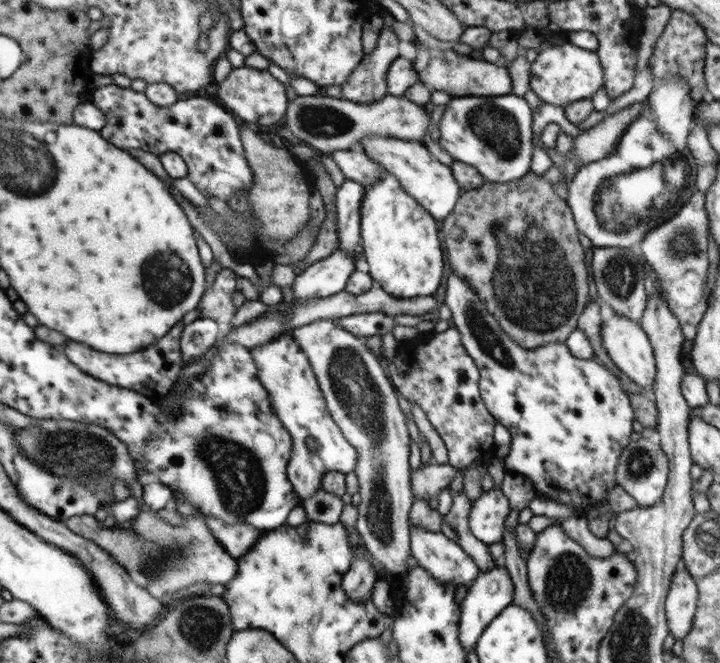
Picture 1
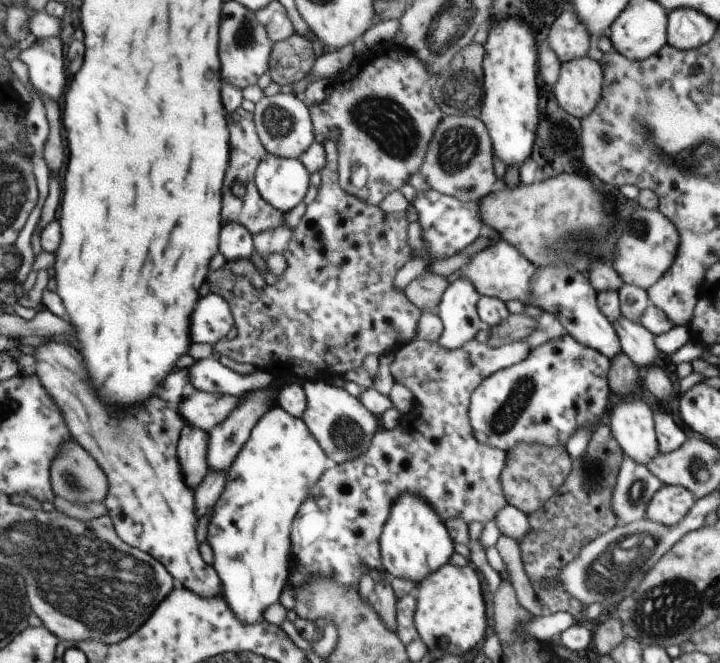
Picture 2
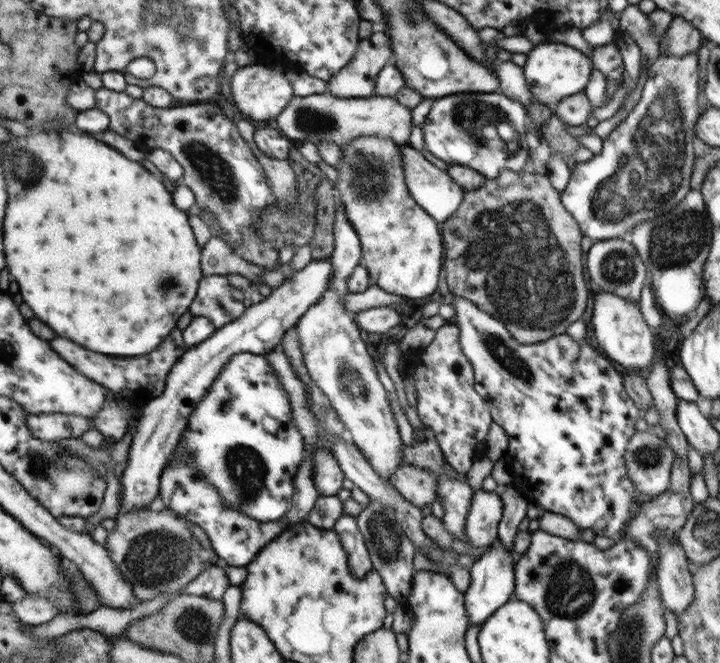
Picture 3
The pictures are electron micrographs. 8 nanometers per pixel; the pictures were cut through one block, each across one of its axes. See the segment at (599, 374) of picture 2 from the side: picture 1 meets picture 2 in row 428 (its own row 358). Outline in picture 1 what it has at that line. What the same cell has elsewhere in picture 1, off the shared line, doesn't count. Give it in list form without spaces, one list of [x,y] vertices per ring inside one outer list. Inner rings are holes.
[[[454,271],[448,276],[444,303],[450,307],[462,344],[479,370],[479,391],[486,409],[498,424],[510,431],[511,447],[502,459],[505,471],[524,474],[536,488],[536,494],[546,494],[546,498],[570,505],[574,510],[584,510],[587,514],[590,510],[598,510],[598,516],[610,513],[616,516],[606,501],[607,488],[618,485],[619,456],[630,442],[635,420],[629,395],[618,378],[594,358],[575,358],[564,342],[548,342],[536,349],[520,347],[488,312],[476,291]]]

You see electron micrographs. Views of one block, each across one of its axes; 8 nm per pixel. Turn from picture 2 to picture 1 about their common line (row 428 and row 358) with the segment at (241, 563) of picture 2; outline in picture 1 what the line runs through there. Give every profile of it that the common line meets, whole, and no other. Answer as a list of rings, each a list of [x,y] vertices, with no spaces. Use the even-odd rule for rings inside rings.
[[[284,332],[282,336],[270,340],[264,346],[254,348],[250,352],[261,370],[259,378],[261,378],[262,385],[265,386],[266,392],[269,393],[270,405],[274,409],[274,415],[278,417],[278,421],[290,433],[292,452],[287,464],[287,480],[292,484],[293,492],[296,492],[299,496],[299,506],[302,506],[304,499],[310,498],[321,488],[322,477],[326,475],[326,472],[337,471],[348,474],[348,472],[356,470],[357,450],[345,439],[343,432],[330,417],[323,392],[320,390],[316,378],[314,378],[312,366],[310,366],[306,354],[302,352],[302,348],[298,346],[298,342],[294,340],[291,332]]]

